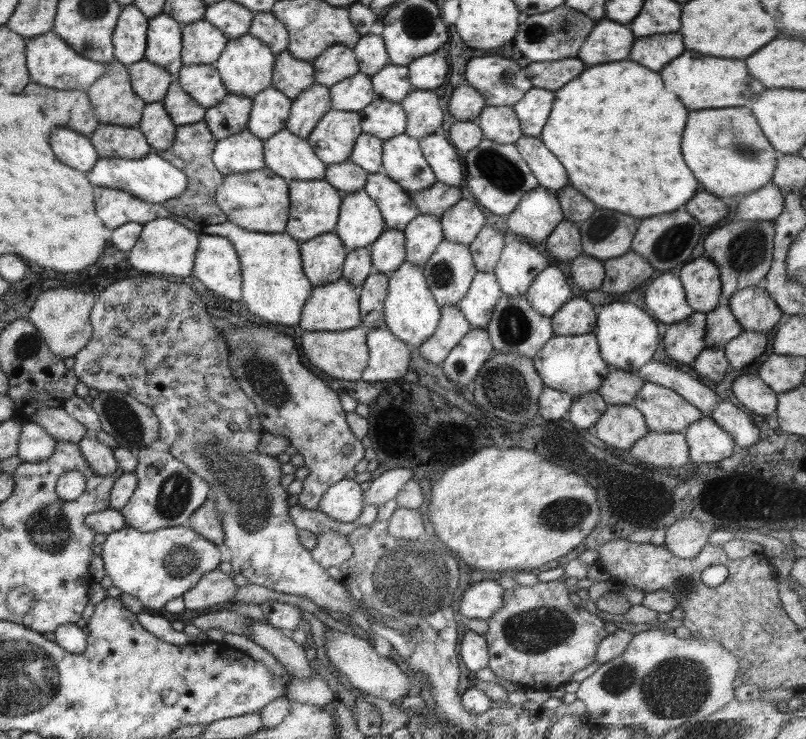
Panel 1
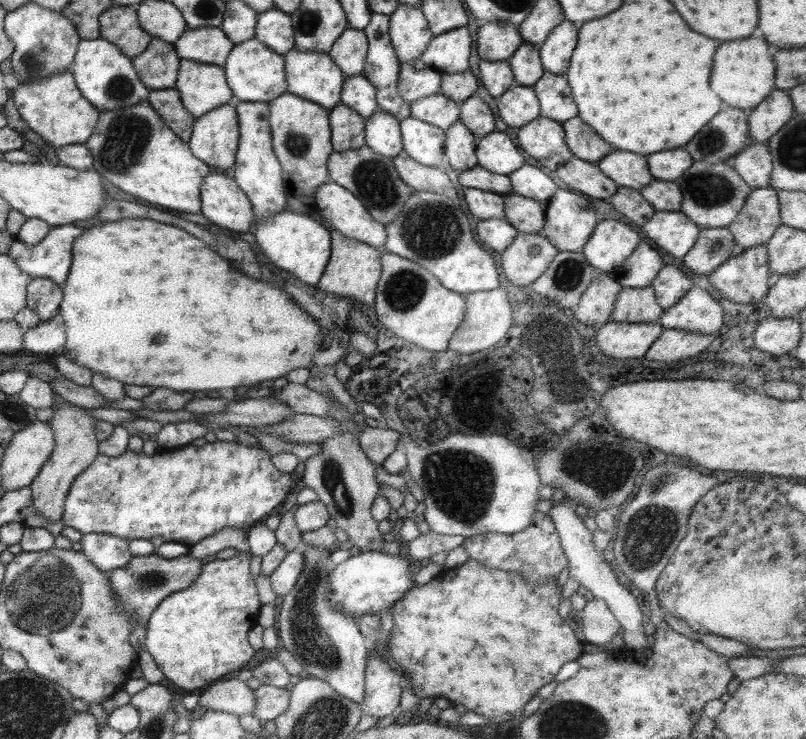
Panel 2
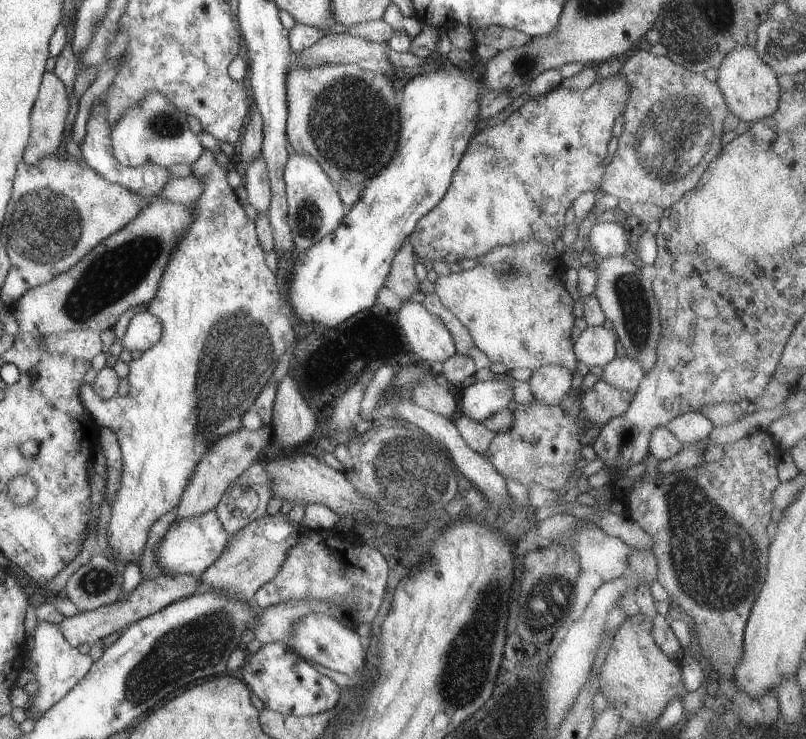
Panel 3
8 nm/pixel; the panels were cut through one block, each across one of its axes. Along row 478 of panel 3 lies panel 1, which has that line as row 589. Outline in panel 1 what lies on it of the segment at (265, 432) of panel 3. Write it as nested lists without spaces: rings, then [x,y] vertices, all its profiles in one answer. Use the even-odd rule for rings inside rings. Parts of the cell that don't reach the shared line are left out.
[[[211,570],[203,574],[193,588],[182,594],[184,609],[203,610],[217,604],[225,604],[235,594],[237,583],[236,579],[229,579],[227,574]]]

